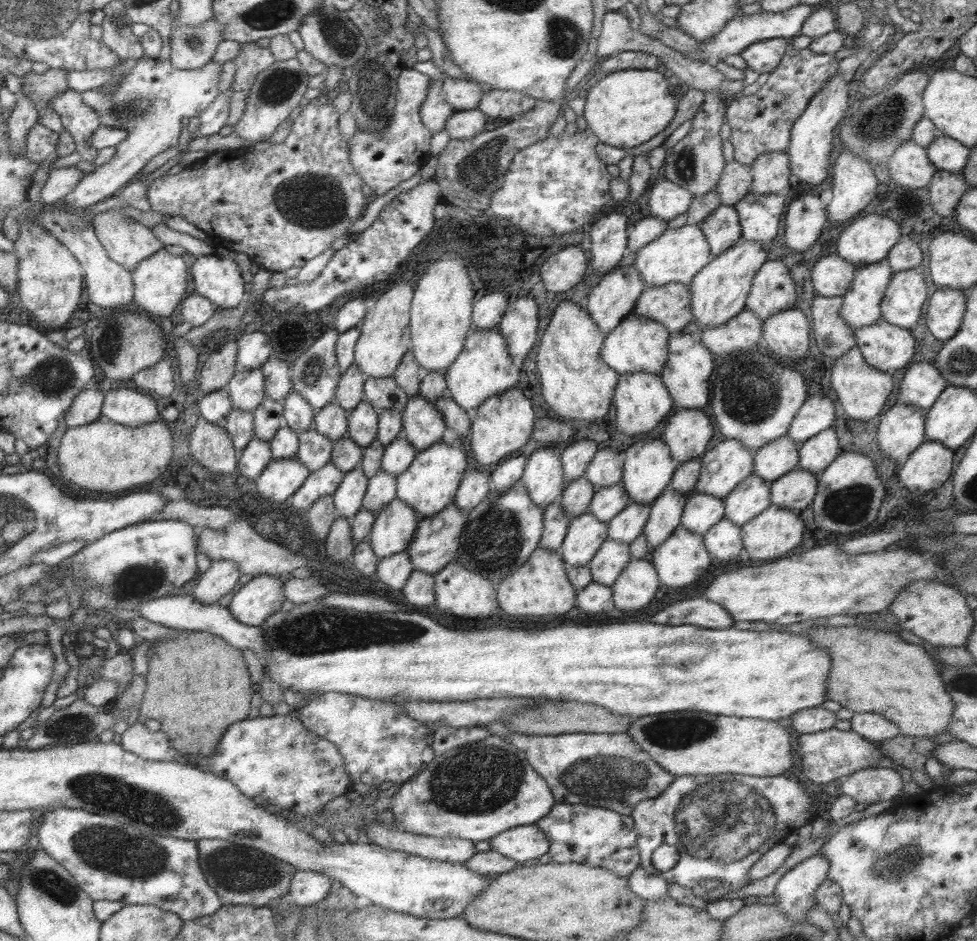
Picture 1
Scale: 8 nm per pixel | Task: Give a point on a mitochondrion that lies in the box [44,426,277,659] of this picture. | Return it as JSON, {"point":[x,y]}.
{"point":[133,582]}

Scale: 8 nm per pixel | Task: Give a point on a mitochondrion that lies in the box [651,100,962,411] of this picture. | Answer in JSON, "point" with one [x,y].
{"point":[685,165]}

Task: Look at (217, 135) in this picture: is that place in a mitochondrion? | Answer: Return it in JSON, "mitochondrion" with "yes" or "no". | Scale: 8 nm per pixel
{"mitochondrion":"no"}

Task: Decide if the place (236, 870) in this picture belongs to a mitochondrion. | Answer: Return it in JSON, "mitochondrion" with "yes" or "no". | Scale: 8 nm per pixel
{"mitochondrion":"yes"}

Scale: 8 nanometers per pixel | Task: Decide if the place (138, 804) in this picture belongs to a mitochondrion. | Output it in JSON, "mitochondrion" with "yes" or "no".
{"mitochondrion":"yes"}

